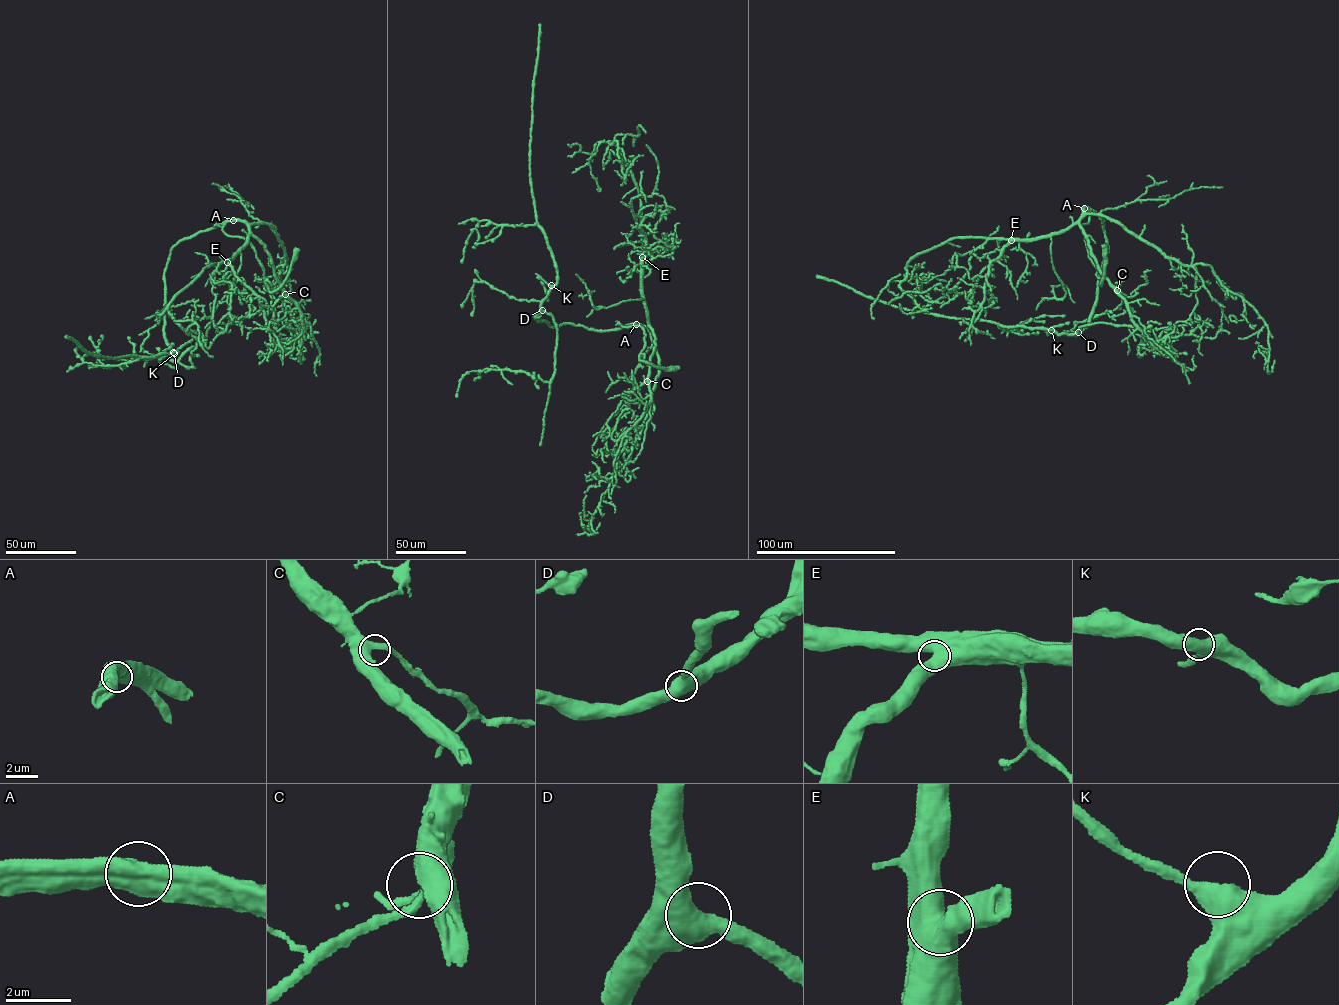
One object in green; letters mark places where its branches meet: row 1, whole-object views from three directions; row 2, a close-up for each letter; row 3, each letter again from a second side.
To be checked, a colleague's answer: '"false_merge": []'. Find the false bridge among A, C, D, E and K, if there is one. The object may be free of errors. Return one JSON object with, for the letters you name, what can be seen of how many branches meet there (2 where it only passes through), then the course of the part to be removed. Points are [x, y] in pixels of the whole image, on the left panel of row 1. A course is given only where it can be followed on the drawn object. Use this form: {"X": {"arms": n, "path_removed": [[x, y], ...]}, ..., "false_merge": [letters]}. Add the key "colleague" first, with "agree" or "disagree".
{"colleague": "agree", "false_merge": []}

